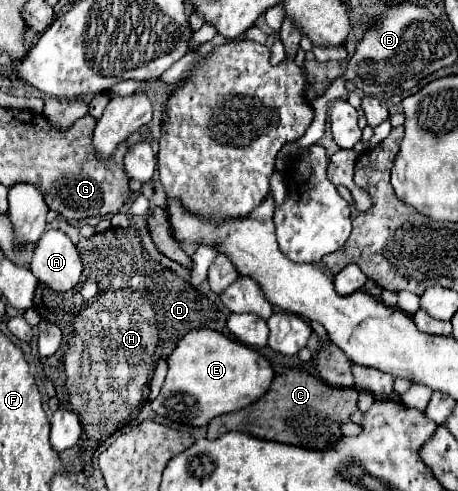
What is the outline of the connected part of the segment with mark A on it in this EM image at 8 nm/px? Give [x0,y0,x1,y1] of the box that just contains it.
[29,229,83,291]

